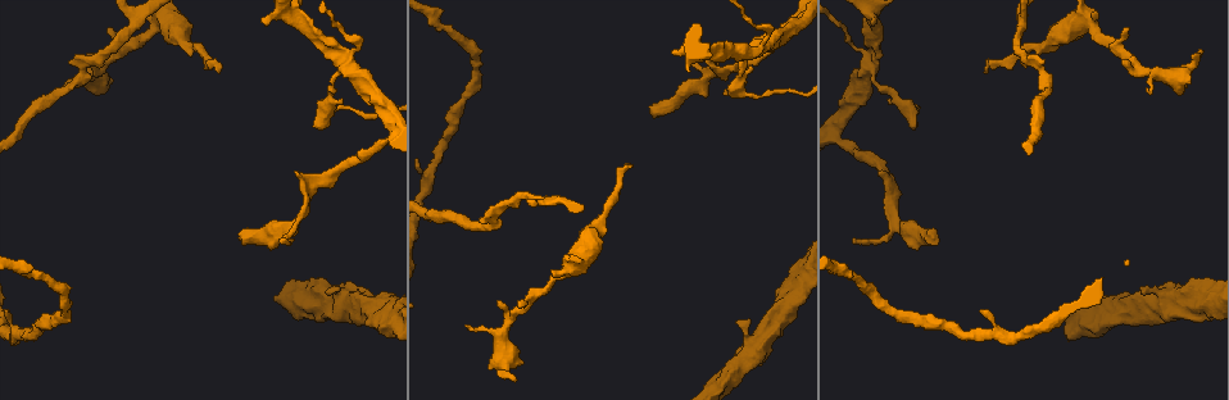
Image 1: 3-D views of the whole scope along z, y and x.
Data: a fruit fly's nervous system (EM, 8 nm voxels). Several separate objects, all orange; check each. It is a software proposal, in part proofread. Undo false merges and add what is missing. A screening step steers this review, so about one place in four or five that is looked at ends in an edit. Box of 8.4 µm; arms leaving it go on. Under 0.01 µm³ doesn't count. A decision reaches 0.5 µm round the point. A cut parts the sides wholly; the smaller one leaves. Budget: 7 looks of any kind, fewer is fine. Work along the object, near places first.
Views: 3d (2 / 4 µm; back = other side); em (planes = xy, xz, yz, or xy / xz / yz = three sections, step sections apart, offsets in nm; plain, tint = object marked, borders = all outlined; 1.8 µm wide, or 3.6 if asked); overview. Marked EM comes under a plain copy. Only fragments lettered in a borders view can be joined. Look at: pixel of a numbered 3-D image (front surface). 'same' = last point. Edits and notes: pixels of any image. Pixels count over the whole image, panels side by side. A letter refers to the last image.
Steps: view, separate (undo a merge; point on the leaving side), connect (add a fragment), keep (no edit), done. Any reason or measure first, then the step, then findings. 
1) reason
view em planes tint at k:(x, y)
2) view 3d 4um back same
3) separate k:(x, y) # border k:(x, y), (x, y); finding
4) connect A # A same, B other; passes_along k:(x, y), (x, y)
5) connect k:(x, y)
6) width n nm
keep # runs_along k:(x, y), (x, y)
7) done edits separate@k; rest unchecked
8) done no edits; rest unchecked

thin end
view 3d 4um at 1:(628, 166)

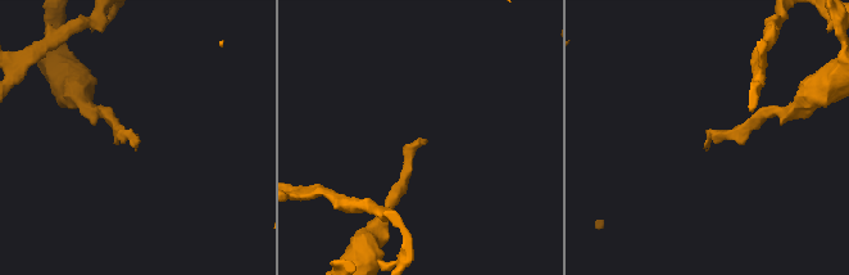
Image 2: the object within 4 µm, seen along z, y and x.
now the EM
view em planes borders at 2:(705, 150)

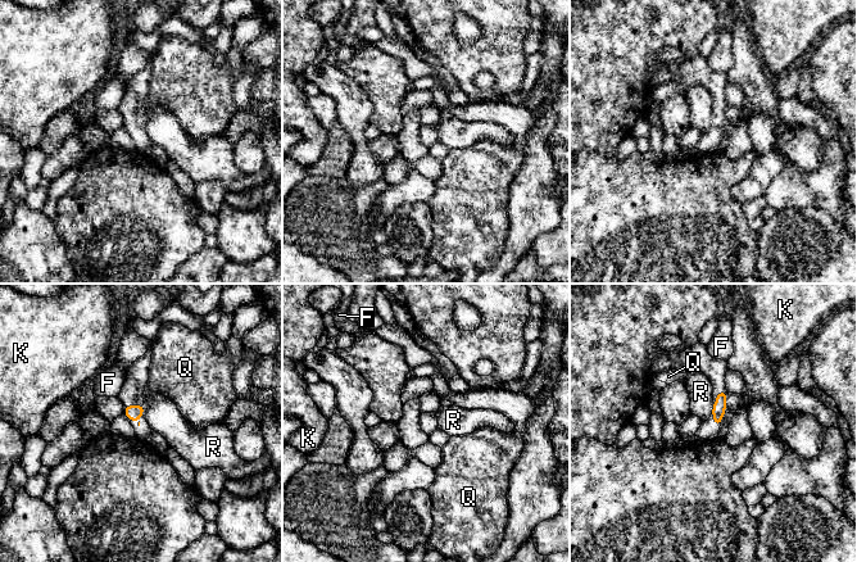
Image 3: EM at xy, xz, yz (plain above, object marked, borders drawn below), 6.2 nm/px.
keep # F other, K other, Q other, R other; none of them fits

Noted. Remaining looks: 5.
thin end
view 3d 4um at 1:(1149, 91)

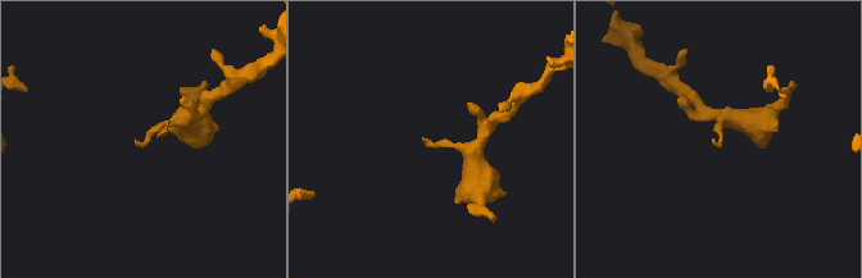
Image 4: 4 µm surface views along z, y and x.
view em yz step 16 borders at 4:(713, 141)

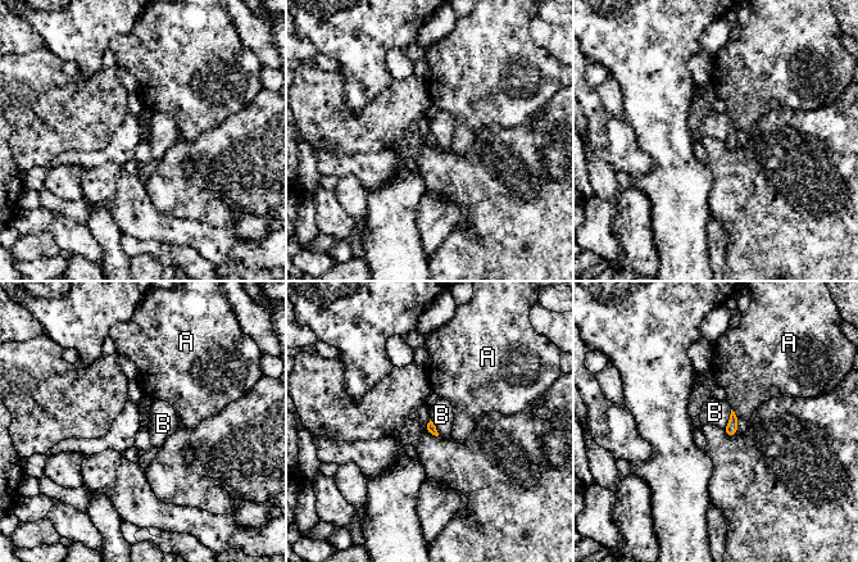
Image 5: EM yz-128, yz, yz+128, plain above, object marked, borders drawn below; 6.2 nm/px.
cut it another way
view em planes borders same

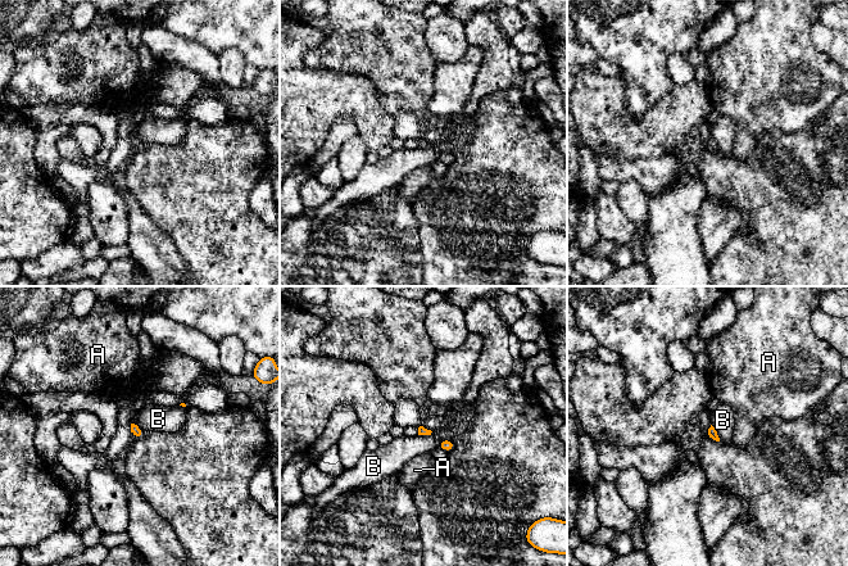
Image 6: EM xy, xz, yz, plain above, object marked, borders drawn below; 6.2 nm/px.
keep # A other, B other; none of them fits

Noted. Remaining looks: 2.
thin neck
view em planes borders at 1:(757, 51)

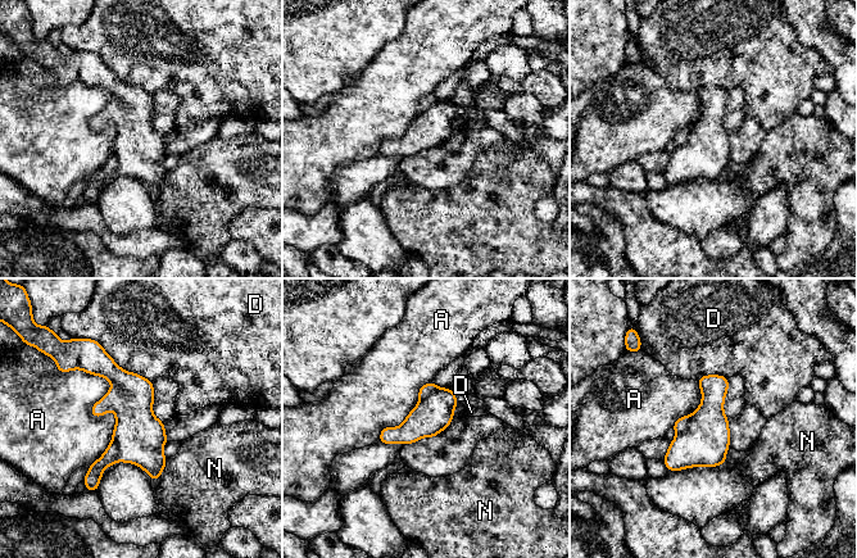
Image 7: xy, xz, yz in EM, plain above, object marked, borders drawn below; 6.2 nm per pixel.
separate 7:(680, 425) # A other, D other, N other; border 7:(689, 416), (687, 429), (676, 434); two neurons meet here

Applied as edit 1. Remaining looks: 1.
done edits separate@7; rest unchecked

